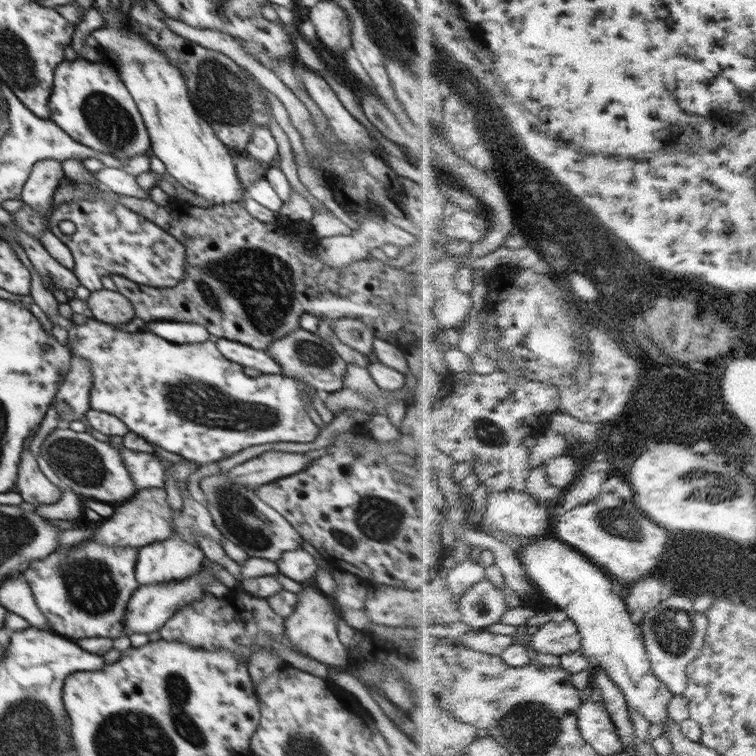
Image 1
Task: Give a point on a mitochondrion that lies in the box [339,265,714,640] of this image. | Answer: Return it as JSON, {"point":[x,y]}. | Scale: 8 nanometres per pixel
{"point":[618,521]}

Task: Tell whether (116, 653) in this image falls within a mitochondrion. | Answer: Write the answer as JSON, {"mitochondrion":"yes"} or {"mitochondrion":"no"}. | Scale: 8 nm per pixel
{"mitochondrion":"no"}

